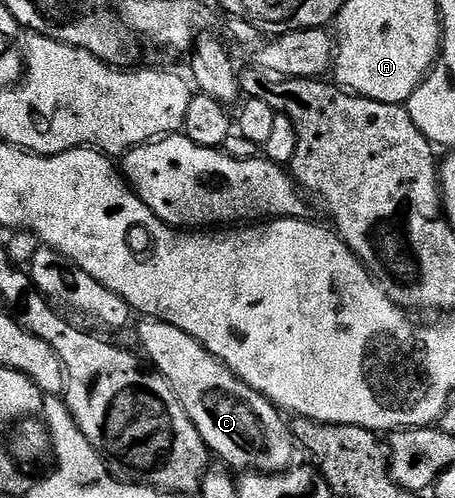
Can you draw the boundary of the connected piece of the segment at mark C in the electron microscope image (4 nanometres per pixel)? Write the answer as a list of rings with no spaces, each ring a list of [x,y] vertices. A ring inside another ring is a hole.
[[[150,318],[142,323],[139,328],[142,355],[149,364],[151,359],[150,367],[166,378],[169,386],[173,386],[181,406],[185,406],[185,414],[189,414],[193,426],[197,426],[207,444],[208,453],[215,455],[216,452],[228,469],[240,468],[238,471],[243,474],[286,472],[296,463],[295,435],[291,433],[290,423],[280,409],[236,378],[233,370],[209,354],[201,342],[177,330],[177,326]]]

